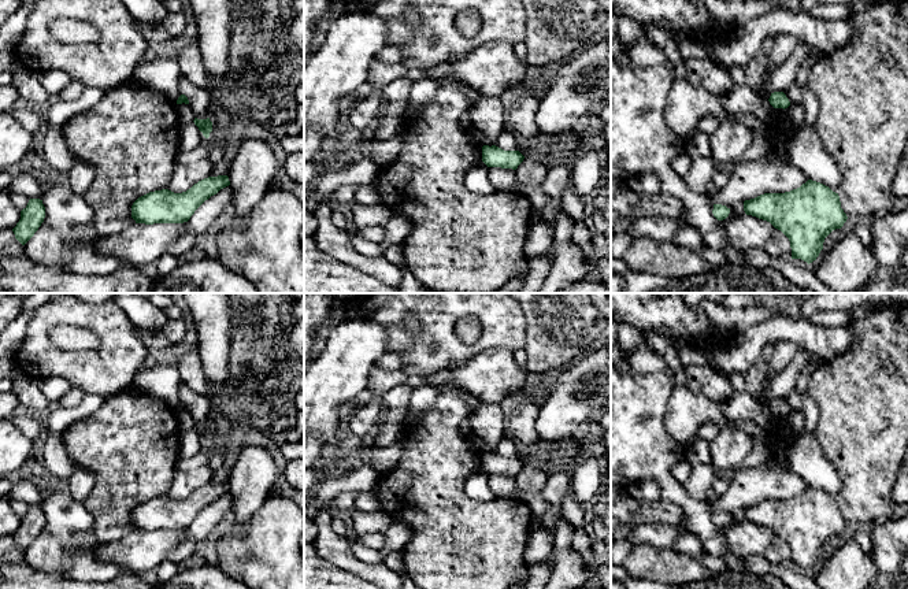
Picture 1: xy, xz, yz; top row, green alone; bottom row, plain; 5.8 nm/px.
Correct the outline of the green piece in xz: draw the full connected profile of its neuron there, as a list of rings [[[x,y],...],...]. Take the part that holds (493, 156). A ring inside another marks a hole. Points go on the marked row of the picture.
[[[496,145],[482,147],[482,162],[488,167],[501,167],[516,170],[525,156],[519,151],[504,151]]]

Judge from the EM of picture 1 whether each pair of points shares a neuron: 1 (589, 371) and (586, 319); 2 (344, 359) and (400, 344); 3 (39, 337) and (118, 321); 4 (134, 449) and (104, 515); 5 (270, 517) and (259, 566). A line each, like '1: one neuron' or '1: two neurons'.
1: two neurons
2: two neurons
3: one neuron
4: one neuron
5: one neuron

